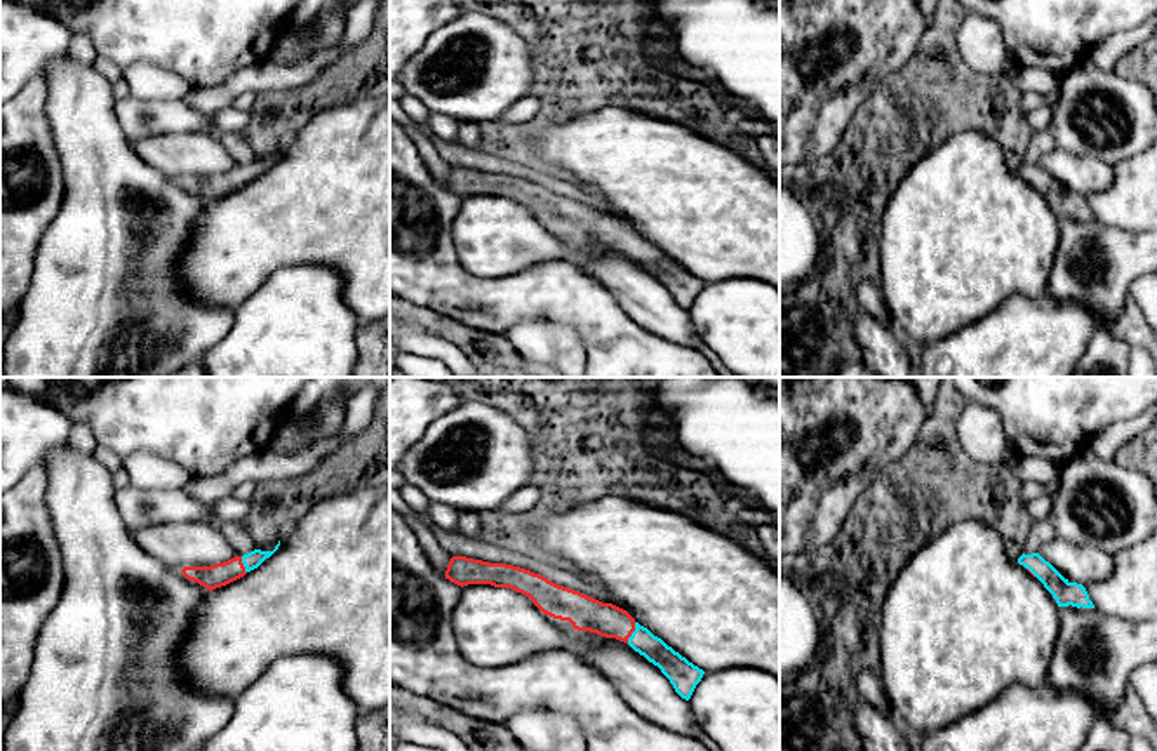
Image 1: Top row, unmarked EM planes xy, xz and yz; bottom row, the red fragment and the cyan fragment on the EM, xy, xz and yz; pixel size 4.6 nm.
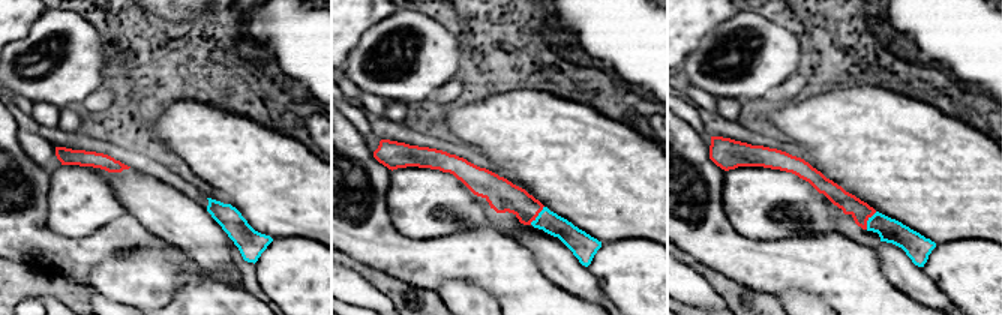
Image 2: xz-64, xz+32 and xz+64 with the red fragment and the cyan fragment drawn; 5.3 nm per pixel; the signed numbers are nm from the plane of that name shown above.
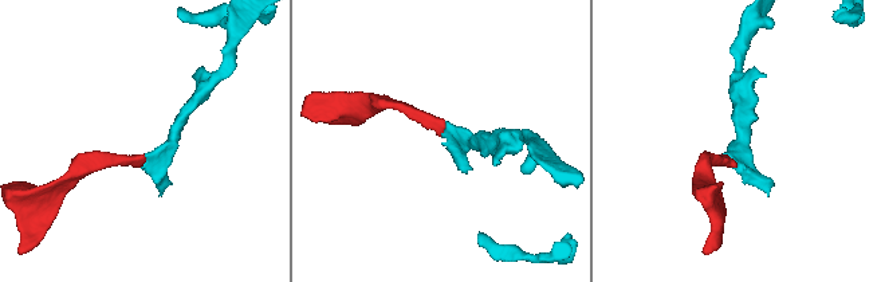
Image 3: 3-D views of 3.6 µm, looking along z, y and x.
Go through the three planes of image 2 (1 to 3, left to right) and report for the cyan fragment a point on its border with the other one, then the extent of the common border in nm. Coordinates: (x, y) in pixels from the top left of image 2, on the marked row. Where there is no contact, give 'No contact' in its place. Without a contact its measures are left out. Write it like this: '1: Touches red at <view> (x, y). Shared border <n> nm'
1: No contact
2: Touches red at xz+32 (537, 215). Shared border 130 nm
3: Touches red at xz+64 (867, 219). Shared border 110 nm

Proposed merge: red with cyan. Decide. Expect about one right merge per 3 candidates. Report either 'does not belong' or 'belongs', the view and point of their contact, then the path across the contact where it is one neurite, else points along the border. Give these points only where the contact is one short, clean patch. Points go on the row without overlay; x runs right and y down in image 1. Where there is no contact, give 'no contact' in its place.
belongs; contact xz (630, 244); way xz (585, 225), (618, 233), (630, 244), (672, 275)

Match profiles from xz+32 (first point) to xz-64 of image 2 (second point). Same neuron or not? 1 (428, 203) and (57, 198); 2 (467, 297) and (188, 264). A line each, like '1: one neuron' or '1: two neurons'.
1: one neuron
2: one neuron

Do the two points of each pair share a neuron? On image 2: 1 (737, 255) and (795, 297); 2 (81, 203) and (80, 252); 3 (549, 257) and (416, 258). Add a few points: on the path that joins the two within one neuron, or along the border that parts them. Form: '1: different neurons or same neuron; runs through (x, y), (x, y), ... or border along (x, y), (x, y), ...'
1: different neurons; border along (777, 297), (788, 290), (803, 290), (818, 299)
2: different neurons; border along (111, 221), (83, 237), (63, 237), (47, 225)
3: different neurons; border along (510, 234), (533, 254), (539, 269), (555, 285)

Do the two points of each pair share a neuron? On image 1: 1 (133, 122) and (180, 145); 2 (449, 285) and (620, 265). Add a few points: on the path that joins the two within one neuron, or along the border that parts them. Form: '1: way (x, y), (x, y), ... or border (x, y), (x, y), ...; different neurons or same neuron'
1: border (199, 131), (159, 132), (131, 143); different neurons
2: border (564, 258), (590, 273), (615, 296); different neurons

